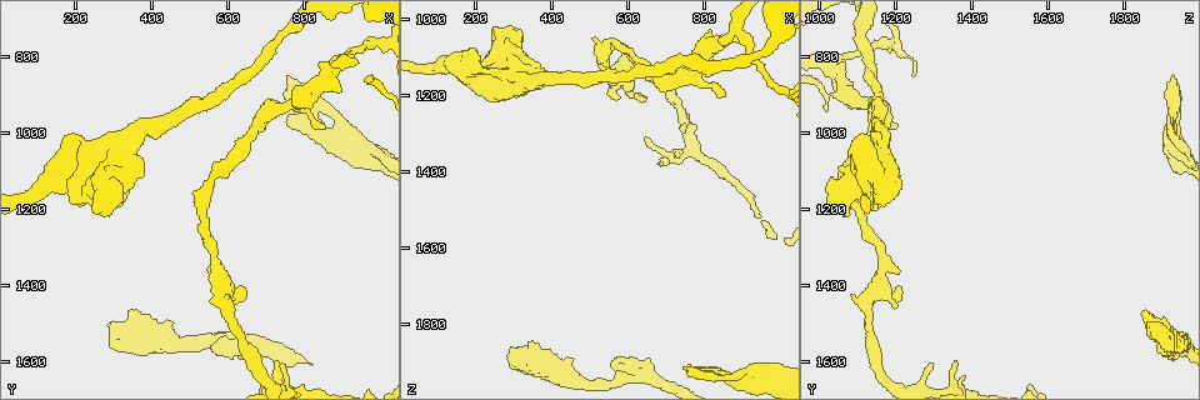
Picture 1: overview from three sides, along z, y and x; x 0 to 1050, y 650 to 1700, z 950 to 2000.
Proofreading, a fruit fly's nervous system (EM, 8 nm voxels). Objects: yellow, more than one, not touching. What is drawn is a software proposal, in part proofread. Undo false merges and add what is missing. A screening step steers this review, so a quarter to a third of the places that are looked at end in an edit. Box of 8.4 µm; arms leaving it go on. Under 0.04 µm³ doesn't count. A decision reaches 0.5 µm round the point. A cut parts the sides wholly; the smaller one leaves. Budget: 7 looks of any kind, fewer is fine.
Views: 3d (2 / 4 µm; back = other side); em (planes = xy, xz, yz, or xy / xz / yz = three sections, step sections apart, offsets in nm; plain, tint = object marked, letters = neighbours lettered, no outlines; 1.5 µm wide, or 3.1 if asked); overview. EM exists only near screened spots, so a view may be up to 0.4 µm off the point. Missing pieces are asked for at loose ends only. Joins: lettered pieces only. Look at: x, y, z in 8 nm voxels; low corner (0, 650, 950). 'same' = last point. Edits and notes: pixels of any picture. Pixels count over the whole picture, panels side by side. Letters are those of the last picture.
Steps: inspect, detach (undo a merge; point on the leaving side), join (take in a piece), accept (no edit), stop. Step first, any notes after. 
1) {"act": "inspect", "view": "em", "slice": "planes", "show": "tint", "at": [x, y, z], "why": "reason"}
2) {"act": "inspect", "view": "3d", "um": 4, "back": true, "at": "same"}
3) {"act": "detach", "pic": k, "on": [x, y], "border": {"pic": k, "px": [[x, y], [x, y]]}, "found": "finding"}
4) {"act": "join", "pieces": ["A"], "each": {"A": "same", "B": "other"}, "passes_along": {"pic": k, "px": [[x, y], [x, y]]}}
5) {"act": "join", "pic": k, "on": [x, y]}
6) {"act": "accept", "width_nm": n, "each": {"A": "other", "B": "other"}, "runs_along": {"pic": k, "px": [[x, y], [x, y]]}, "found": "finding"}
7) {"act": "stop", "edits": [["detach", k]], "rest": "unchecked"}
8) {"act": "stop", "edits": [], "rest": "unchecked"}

{"act": "inspect", "view": "em", "slice": "planes", "show": "tint", "at": [755, 740, 1105], "why": "a narrow waist"}

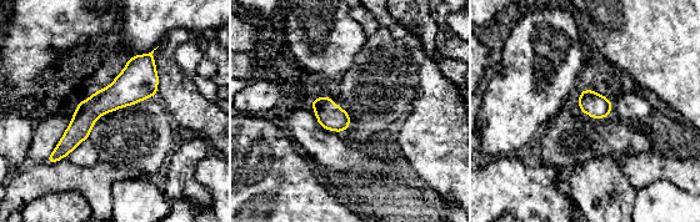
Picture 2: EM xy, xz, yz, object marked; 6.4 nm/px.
{"act": "inspect", "view": "em", "slice": "planes", "show": "letters", "at": "same"}

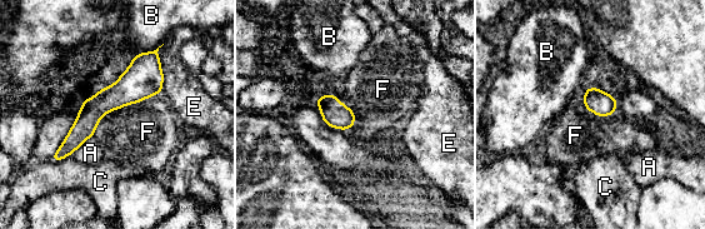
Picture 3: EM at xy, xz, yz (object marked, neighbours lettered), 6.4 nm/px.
{"act": "accept", "each": {"A": "other", "B": "other", "C": "other", "E": "other", "F": "other"}, "border": {"pic": 3, "px": [[160, 93], [108, 111], [93, 135]]}, "found": "all the same neuron"}

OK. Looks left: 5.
{"act": "inspect", "view": "3d", "um": 4, "at": [750, 850, 1925], "why": "an open end"}

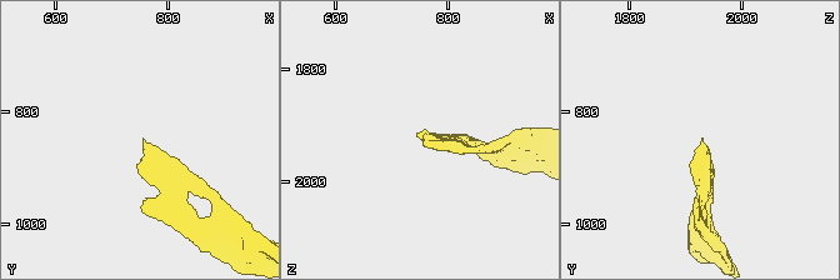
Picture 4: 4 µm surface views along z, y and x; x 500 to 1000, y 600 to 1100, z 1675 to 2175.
{"act": "inspect", "view": "em", "slice": "planes", "show": "plain", "at": [750, 850, 1935], "why": "now the EM"}

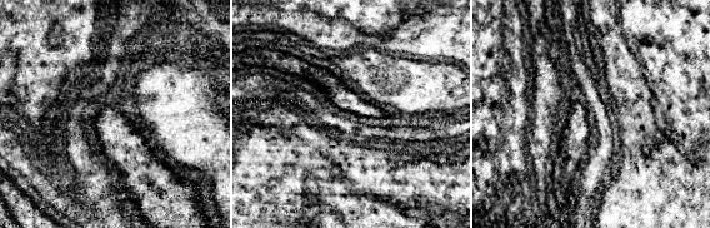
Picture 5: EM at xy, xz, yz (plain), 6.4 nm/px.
{"act": "inspect", "view": "em", "slice": "planes", "show": "letters", "at": "same", "why": "see the neighbours"}

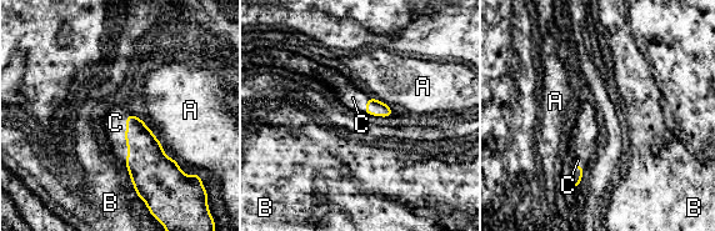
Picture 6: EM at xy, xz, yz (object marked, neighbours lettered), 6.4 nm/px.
{"act": "join", "pic": 6, "on": [115, 122], "each": {"A": "other", "B": "other", "C": "same"}, "passes_along": {"pic": 6, "px": [[145, 160], [126, 126], [115, 122]]}, "found": "it goes on there"}

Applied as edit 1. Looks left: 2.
{"act": "inspect", "view": "em", "slice": "planes", "show": "letters", "at": [290, 1560, 1900], "why": "free end"}

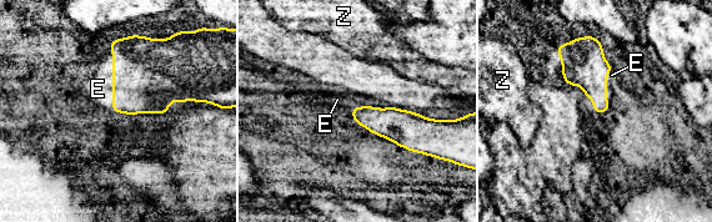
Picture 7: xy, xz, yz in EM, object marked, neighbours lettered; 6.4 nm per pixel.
{"act": "join", "pic": 7, "on": [98, 89], "each": {"E": "same", "Z": "other"}, "passes_along": {"pic": 7, "px": [[148, 74], [113, 89], [98, 89]]}, "found": "the neuron continues"}

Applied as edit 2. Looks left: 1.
{"act": "stop", "edits": [["join", 6], ["join", 7]], "rest": "unchecked"}

